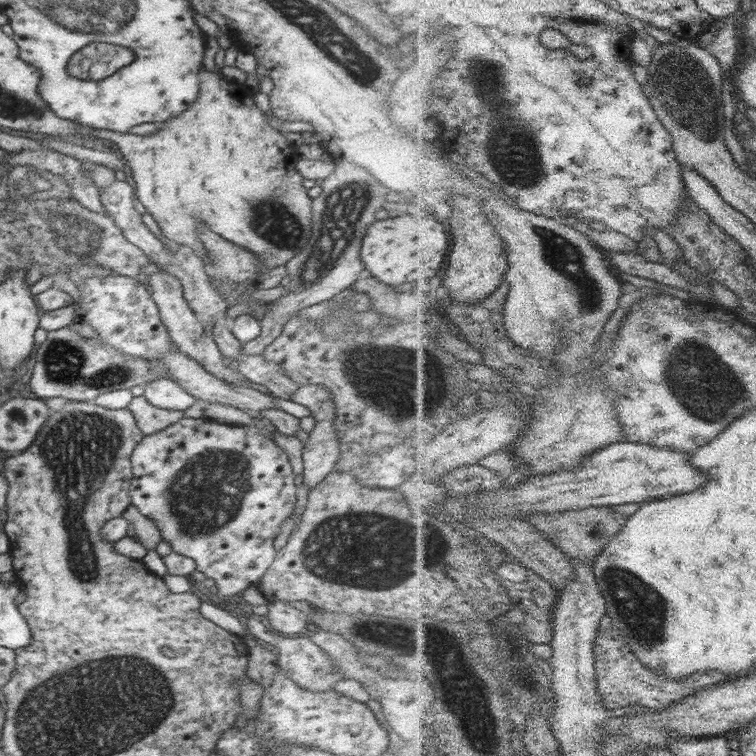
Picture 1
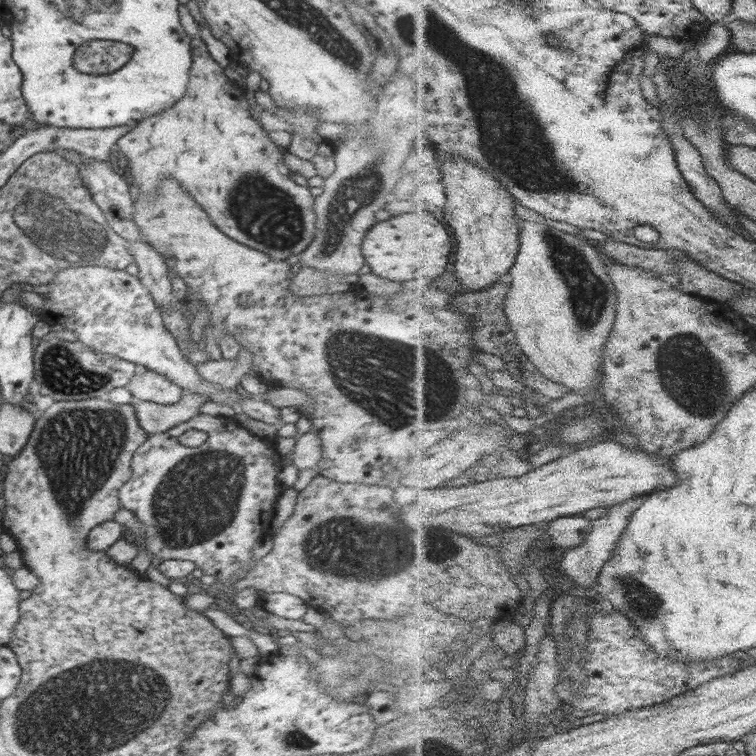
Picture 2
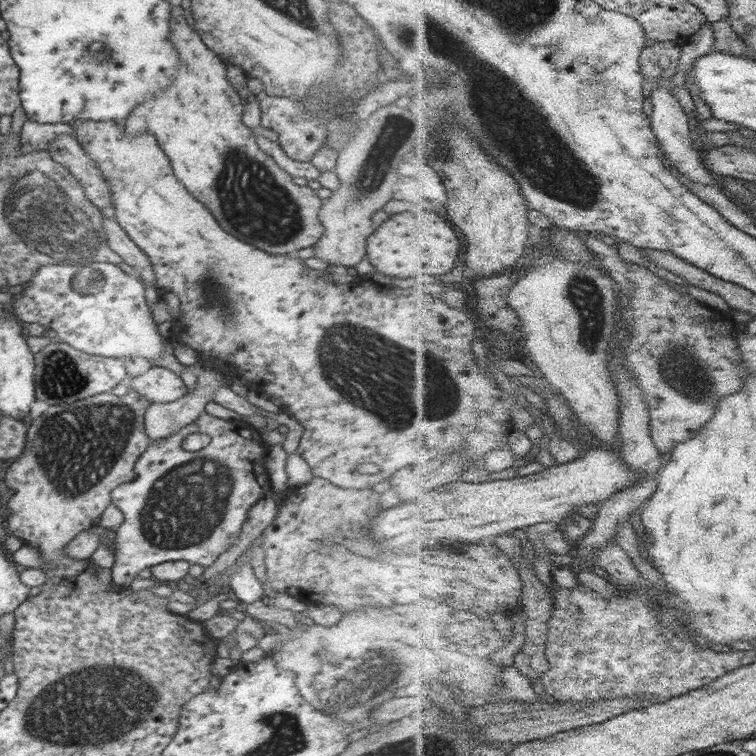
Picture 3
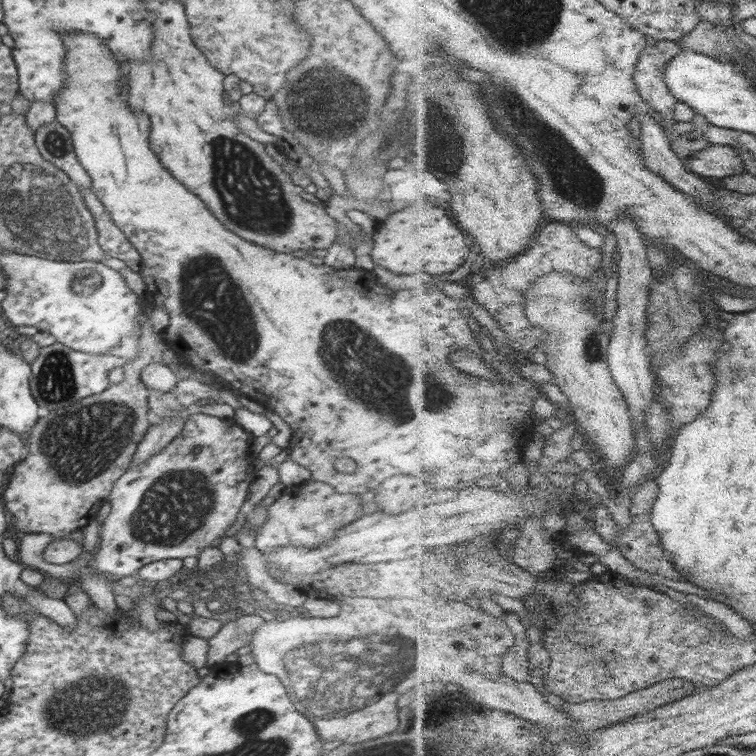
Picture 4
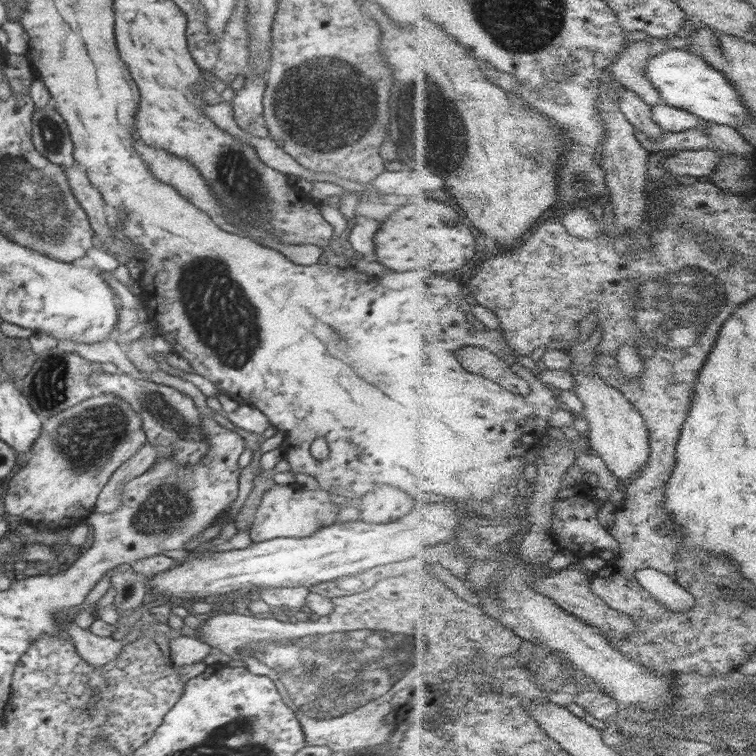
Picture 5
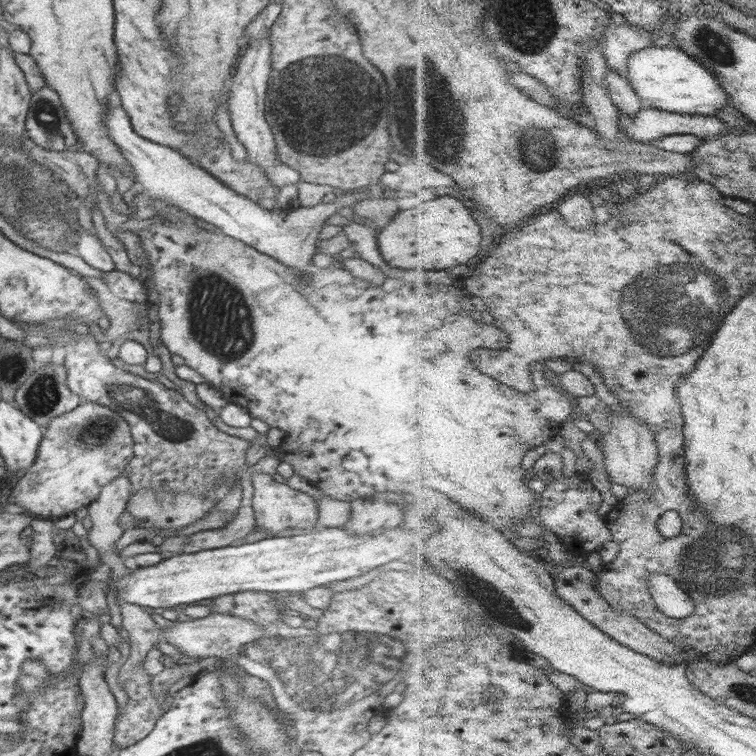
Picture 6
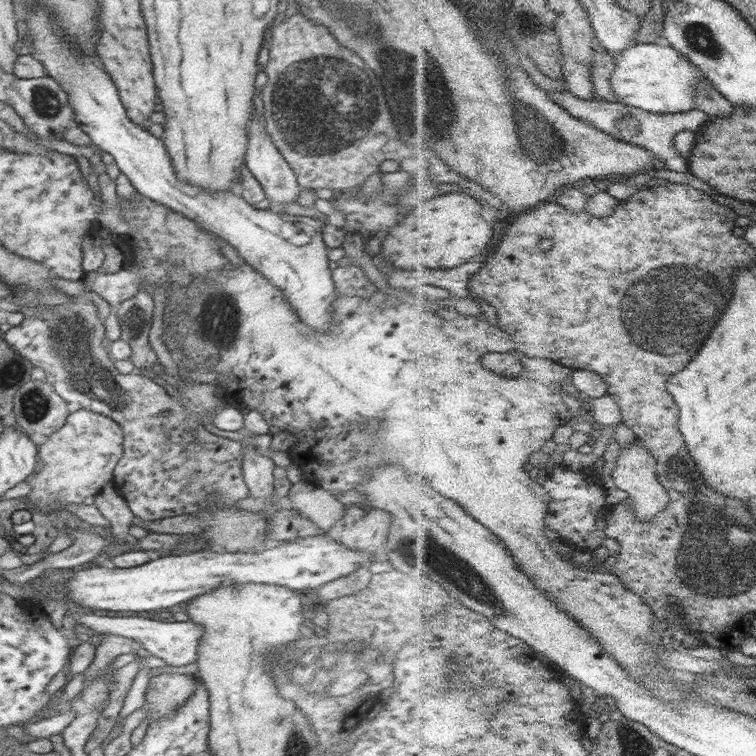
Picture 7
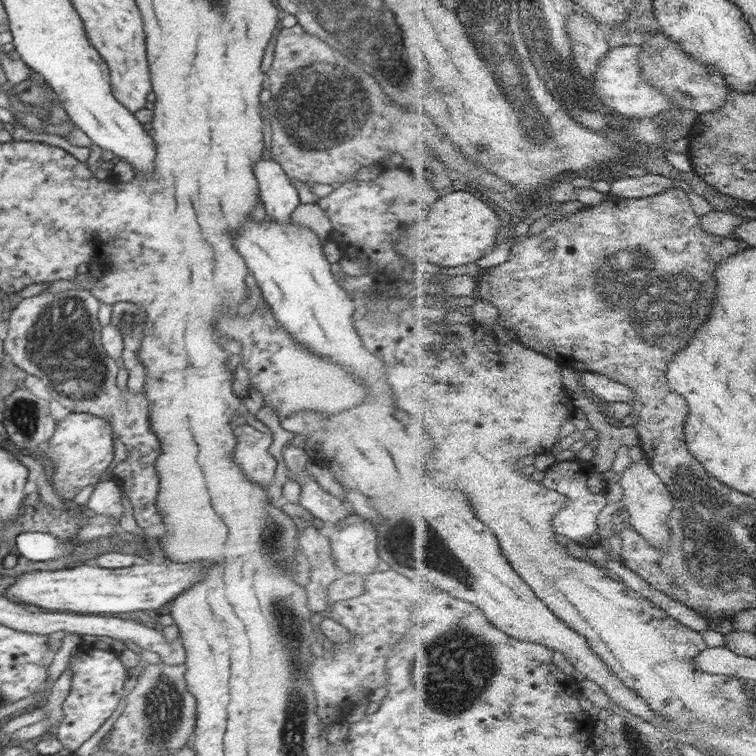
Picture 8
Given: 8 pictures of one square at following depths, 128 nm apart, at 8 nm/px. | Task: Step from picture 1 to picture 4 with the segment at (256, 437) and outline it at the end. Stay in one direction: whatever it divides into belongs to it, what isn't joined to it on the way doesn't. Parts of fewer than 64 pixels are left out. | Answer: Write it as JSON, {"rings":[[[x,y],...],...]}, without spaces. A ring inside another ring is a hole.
{"rings":[[[202,414],[190,416],[181,432],[162,451],[146,459],[144,463],[128,469],[115,483],[109,493],[111,511],[100,524],[100,544],[97,552],[86,557],[84,573],[106,574],[113,581],[135,575],[146,564],[172,558],[198,558],[200,552],[219,541],[230,526],[236,522],[242,504],[256,480],[259,470],[252,454],[254,437],[231,420]],[[202,446],[195,454],[194,447]]]}

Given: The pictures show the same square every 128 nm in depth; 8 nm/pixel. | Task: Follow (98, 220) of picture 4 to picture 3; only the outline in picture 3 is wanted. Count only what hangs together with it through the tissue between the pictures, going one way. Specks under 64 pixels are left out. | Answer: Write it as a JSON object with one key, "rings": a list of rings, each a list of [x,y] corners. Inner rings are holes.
{"rings":[[[102,216],[104,229],[107,231],[107,243],[111,249],[114,249],[122,257],[122,260],[128,263],[136,270],[136,275],[144,279],[144,284],[156,287],[154,279],[154,269],[150,265],[150,259],[140,247],[134,243],[126,232],[119,226],[114,219],[106,219]]]}

